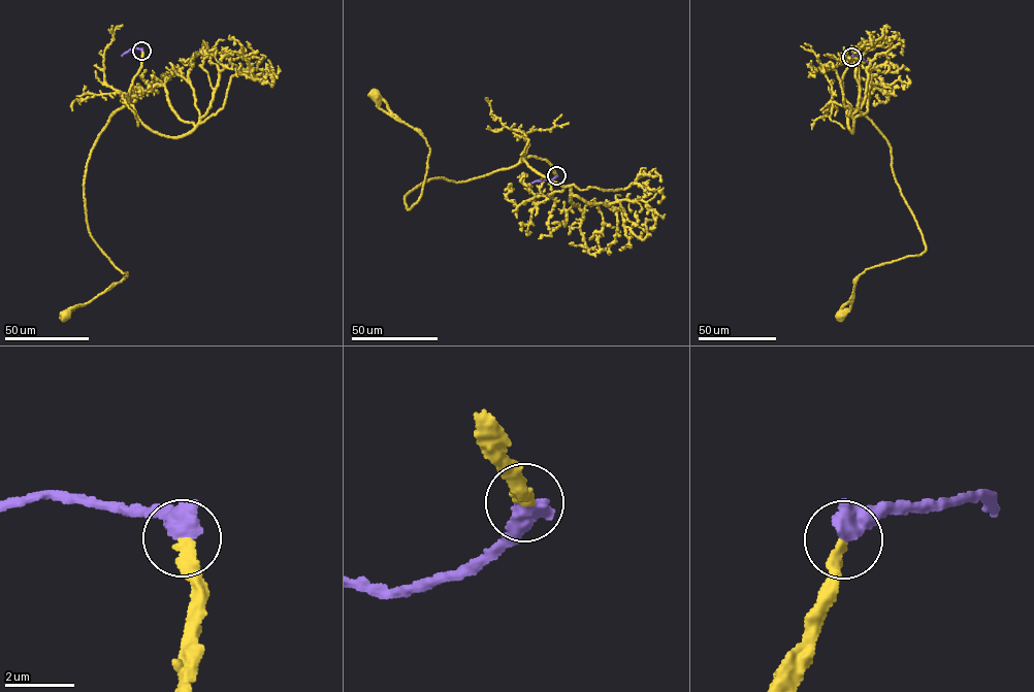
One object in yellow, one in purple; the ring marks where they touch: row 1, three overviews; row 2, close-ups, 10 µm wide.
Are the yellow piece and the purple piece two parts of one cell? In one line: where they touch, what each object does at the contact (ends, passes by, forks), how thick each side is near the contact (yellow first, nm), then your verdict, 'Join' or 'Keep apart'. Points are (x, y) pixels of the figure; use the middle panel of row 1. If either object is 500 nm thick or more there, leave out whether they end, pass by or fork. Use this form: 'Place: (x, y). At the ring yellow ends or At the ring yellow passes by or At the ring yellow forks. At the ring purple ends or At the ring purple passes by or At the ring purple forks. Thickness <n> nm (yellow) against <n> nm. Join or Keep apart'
Place: (556, 175). Thickness 300 nm (yellow) against 600 nm. Join

